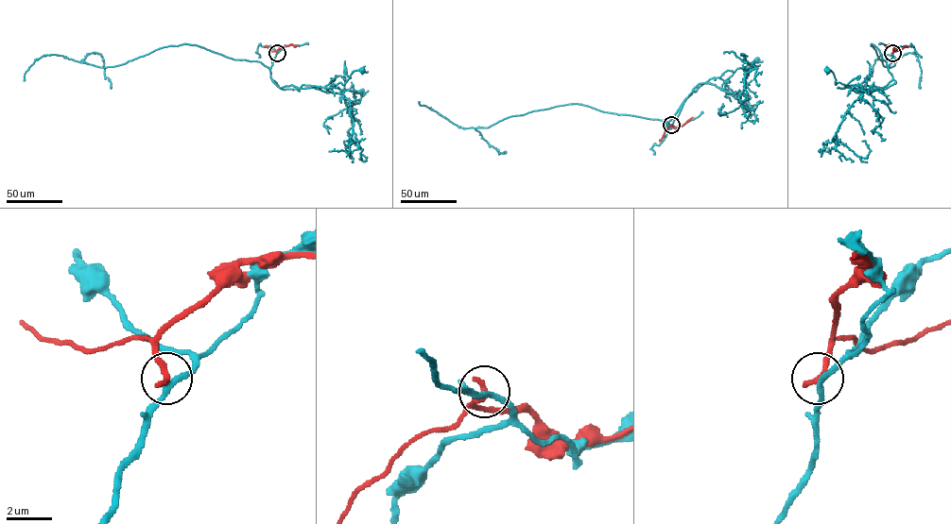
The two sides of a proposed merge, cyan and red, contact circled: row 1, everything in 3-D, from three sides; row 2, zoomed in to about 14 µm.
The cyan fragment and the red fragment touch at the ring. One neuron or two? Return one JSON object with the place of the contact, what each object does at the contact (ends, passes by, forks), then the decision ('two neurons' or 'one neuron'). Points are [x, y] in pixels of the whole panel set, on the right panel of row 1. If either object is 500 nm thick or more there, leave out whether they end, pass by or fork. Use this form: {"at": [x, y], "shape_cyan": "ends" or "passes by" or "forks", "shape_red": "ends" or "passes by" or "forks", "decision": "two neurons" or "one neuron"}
{"at": [892, 53], "shape_cyan": "passes by", "shape_red": "ends", "decision": "two neurons"}

